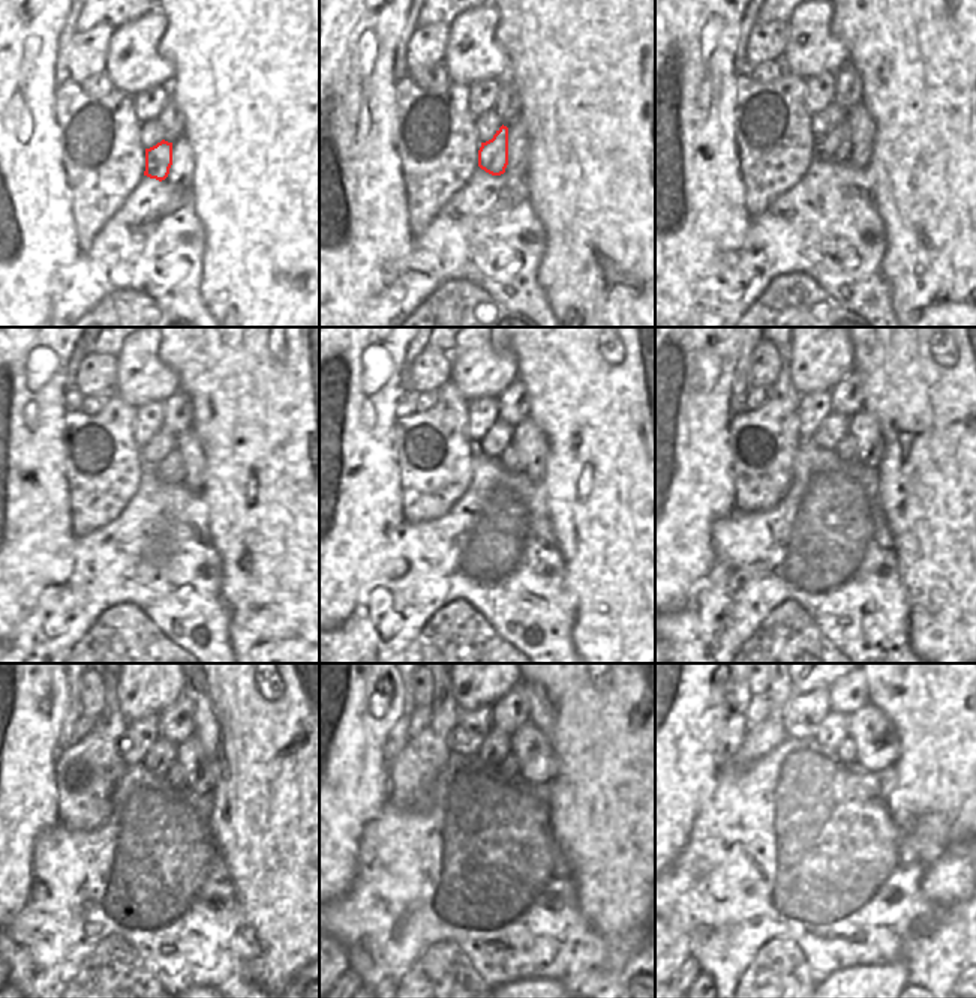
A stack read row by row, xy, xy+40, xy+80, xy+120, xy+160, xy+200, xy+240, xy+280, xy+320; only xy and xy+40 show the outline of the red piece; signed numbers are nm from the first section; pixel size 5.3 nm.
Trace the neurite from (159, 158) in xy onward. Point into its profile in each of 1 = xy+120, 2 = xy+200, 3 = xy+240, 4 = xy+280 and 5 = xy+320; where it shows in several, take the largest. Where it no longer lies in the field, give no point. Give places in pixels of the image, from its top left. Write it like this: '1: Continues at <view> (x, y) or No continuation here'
1: Continues at xy+120 (171, 470)
2: Continues at xy+200 (846, 449)
3: Continues at xy+240 (176, 778)
4: Continues at xy+280 (508, 769)
5: Continues at xy+320 (846, 752)

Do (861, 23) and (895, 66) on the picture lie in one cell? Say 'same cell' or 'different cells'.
same cell

